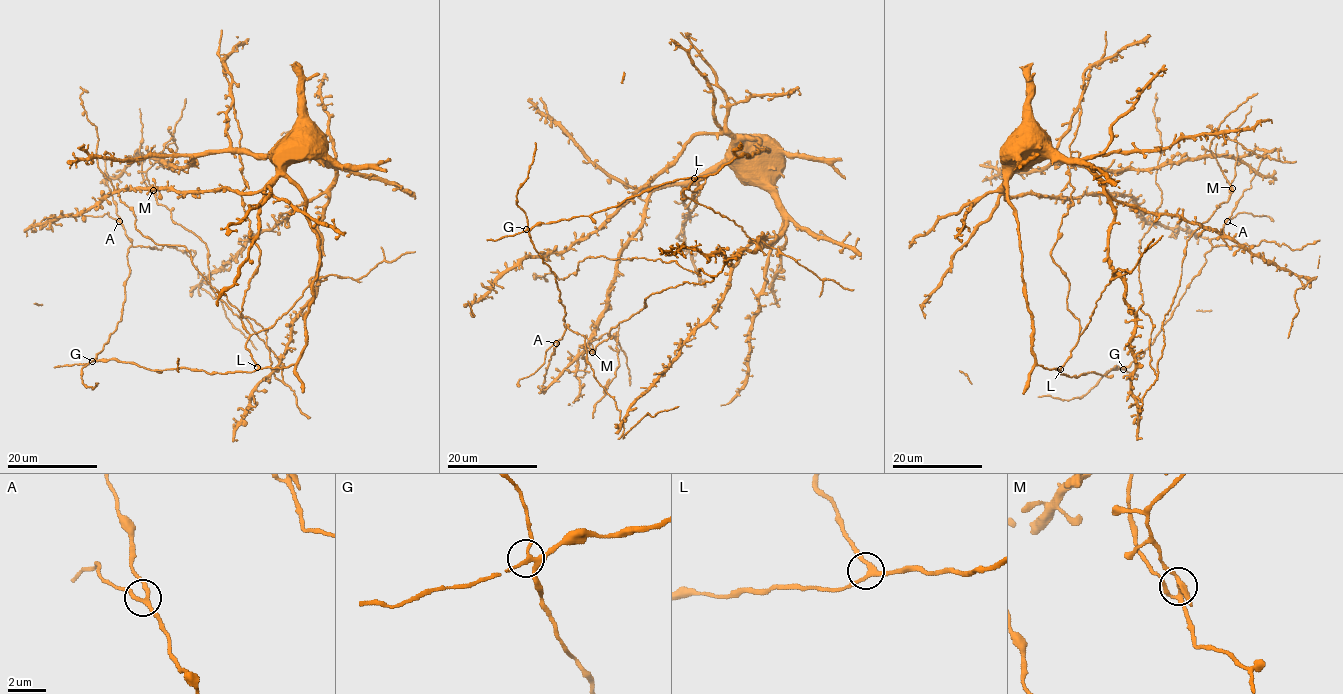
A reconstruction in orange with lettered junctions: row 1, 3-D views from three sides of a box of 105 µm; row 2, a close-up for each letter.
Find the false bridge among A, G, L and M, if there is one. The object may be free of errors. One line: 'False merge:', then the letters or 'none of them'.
False merge: M

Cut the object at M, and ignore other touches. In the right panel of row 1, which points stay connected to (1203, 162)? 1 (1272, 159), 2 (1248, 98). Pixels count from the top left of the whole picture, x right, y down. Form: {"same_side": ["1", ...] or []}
{"same_side": []}

